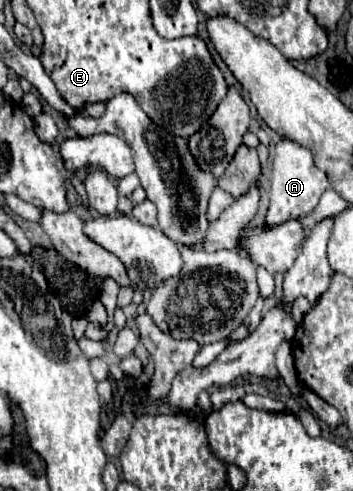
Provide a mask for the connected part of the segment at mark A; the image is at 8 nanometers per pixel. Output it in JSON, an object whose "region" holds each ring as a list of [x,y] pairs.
{"region":[[[282,140],[276,146],[276,154],[274,154],[274,168],[272,168],[272,190],[270,190],[270,206],[266,212],[266,224],[268,226],[278,226],[286,220],[292,218],[302,218],[306,214],[310,214],[322,192],[330,186],[326,174],[322,170],[316,168],[312,152],[302,148],[300,144],[292,142],[292,140]]]}

